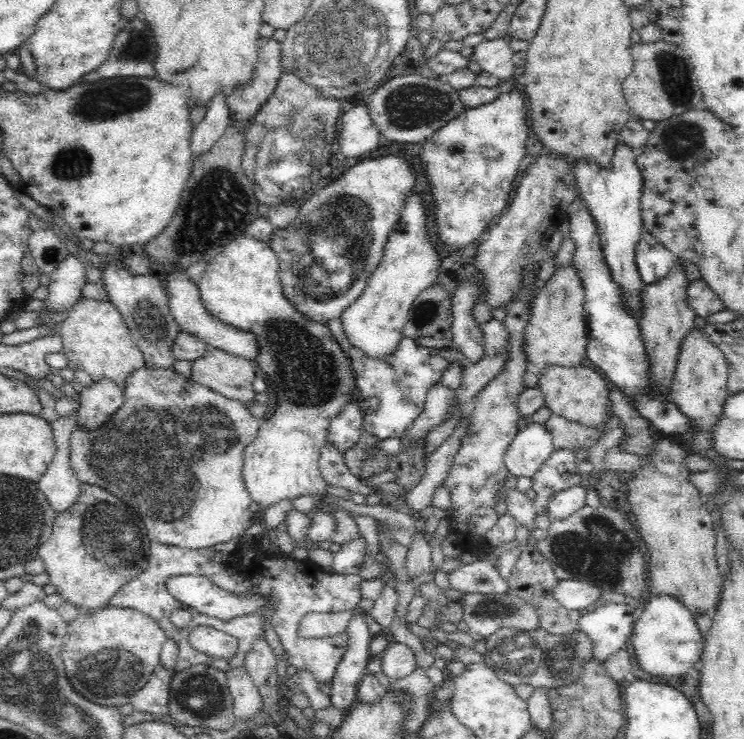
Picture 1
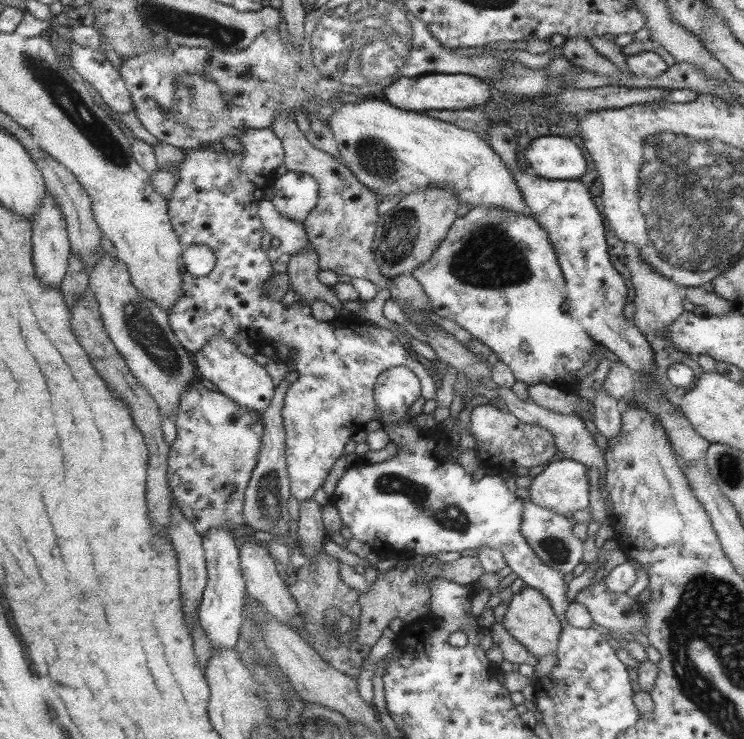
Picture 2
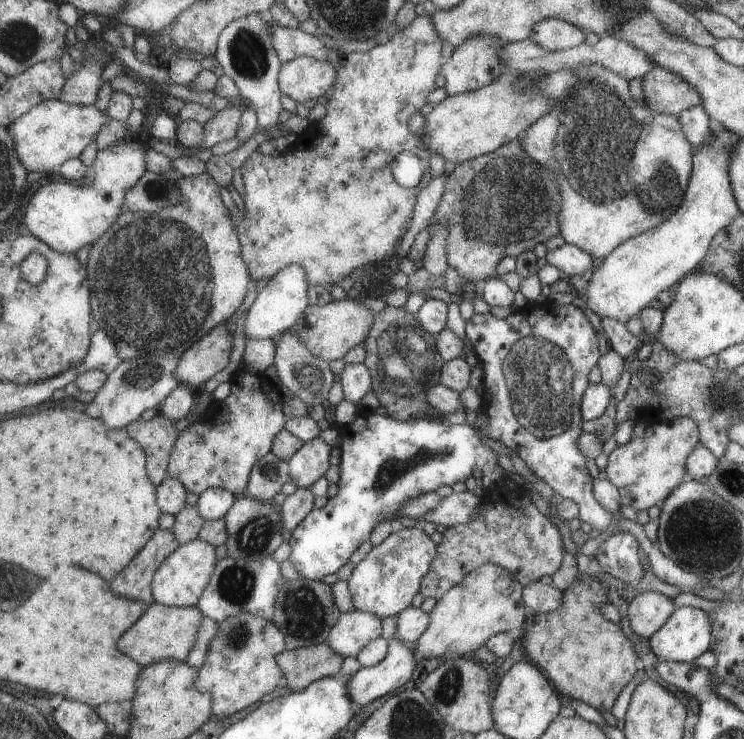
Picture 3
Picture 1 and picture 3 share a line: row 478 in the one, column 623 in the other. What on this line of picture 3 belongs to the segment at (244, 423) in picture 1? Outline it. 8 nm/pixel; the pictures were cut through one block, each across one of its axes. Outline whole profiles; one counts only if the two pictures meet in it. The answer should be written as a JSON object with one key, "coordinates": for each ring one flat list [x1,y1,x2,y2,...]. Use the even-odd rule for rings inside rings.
{"coordinates":[[592,64,574,70,562,68,554,73,521,73,515,84,516,91,524,91,533,83,552,102,551,110,518,138,531,158,557,172,559,200,555,200,555,216,560,236,593,259,606,257,622,242,666,221,681,204,693,172,693,147,676,116,656,113,636,103,629,95,627,82]]}

